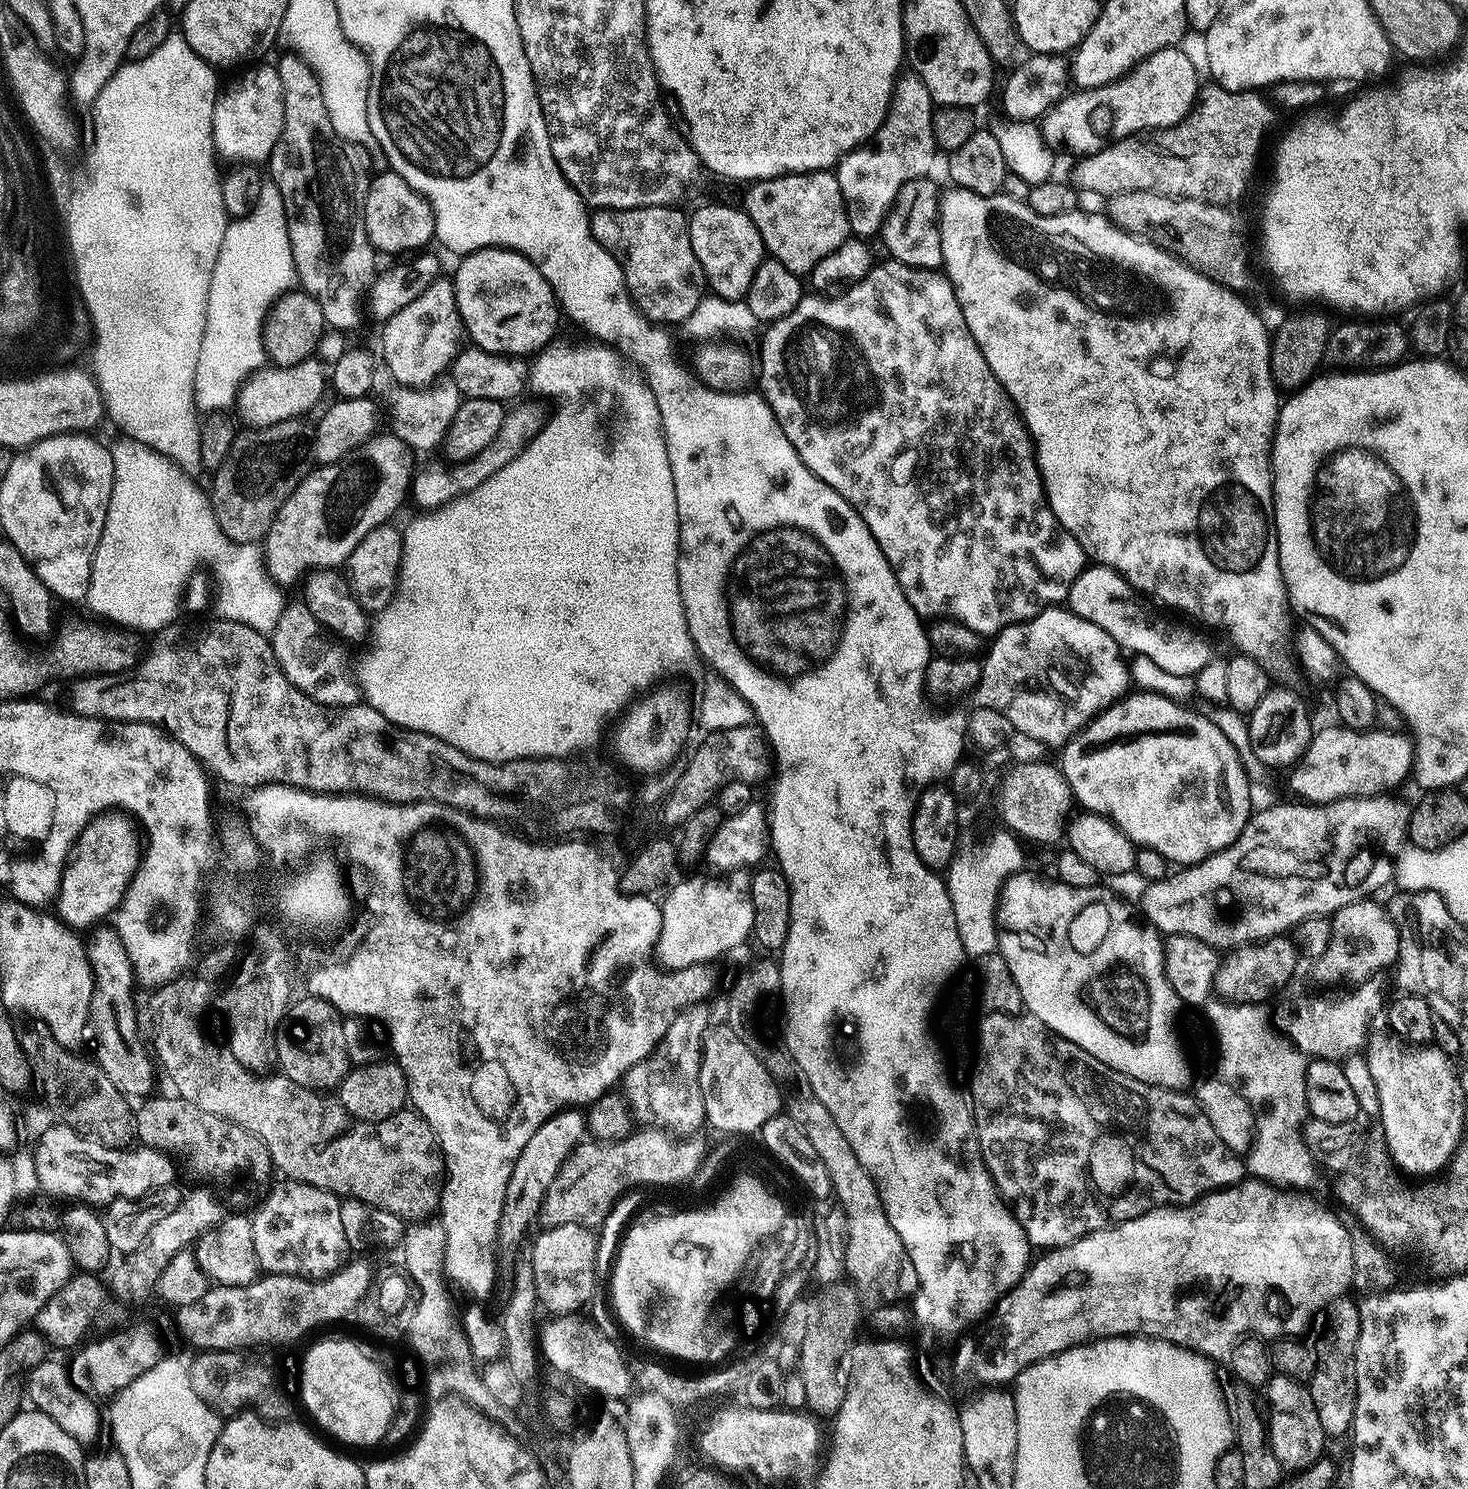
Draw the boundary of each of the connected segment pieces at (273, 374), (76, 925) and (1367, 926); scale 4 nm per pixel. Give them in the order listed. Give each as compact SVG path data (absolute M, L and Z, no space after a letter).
M318 356L304 359L294 367L270 366L250 376L237 393L236 411L247 427L261 428L278 422L301 419L327 393L330 384L331 363Z
M102 814L89 822L79 838L72 841L54 893L55 911L69 928L81 930L99 925L103 921L100 919L108 915L111 917L124 900L128 883L142 855L141 847L138 844L136 846L127 822L120 814Z
M1372 898L1355 900L1332 913L1332 941L1330 946L1326 946L1326 954L1322 954L1314 964L1322 979L1368 982L1375 972L1388 967L1391 969L1401 959L1402 934L1392 921L1387 907L1383 903L1375 904L1374 901Z

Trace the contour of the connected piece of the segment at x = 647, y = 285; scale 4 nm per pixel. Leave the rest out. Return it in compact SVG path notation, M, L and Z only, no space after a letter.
M650 206L649 208L602 208L591 213L590 219L592 221L592 233L599 244L610 253L613 258L620 262L622 270L624 271L624 280L628 283L628 294L632 297L640 313L643 314L647 320L654 324L661 326L673 326L672 324L683 325L685 321L690 318L690 314L694 312L694 308L698 306L698 302L706 295L706 281L704 278L704 271L698 262L698 258L694 258L694 246L690 246L690 234L688 233L688 216L685 213L680 213L679 207L673 206L670 208L663 208L663 206Z

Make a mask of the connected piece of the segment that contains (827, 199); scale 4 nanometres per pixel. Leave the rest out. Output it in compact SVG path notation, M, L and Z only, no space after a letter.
M821 170L819 172L789 172L783 176L772 176L768 180L757 180L747 185L748 193L744 196L744 204L742 203L743 212L750 218L750 222L754 224L758 230L758 234L764 243L764 251L769 257L778 262L782 262L782 266L786 266L786 270L797 274L811 273L814 266L818 266L818 262L822 262L822 258L826 258L826 254L834 254L834 250L838 250L838 246L842 246L842 242L850 239L850 229L848 227L848 211L844 205L842 198L842 190L838 186L838 178L835 171Z

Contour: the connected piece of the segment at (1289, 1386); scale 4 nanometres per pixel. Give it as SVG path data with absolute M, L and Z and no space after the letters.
M1276 1374L1268 1381L1267 1392L1268 1441L1281 1469L1299 1470L1321 1459L1325 1455L1326 1437L1322 1430L1322 1422L1318 1422L1318 1410L1314 1406L1314 1398L1308 1392L1307 1383Z

